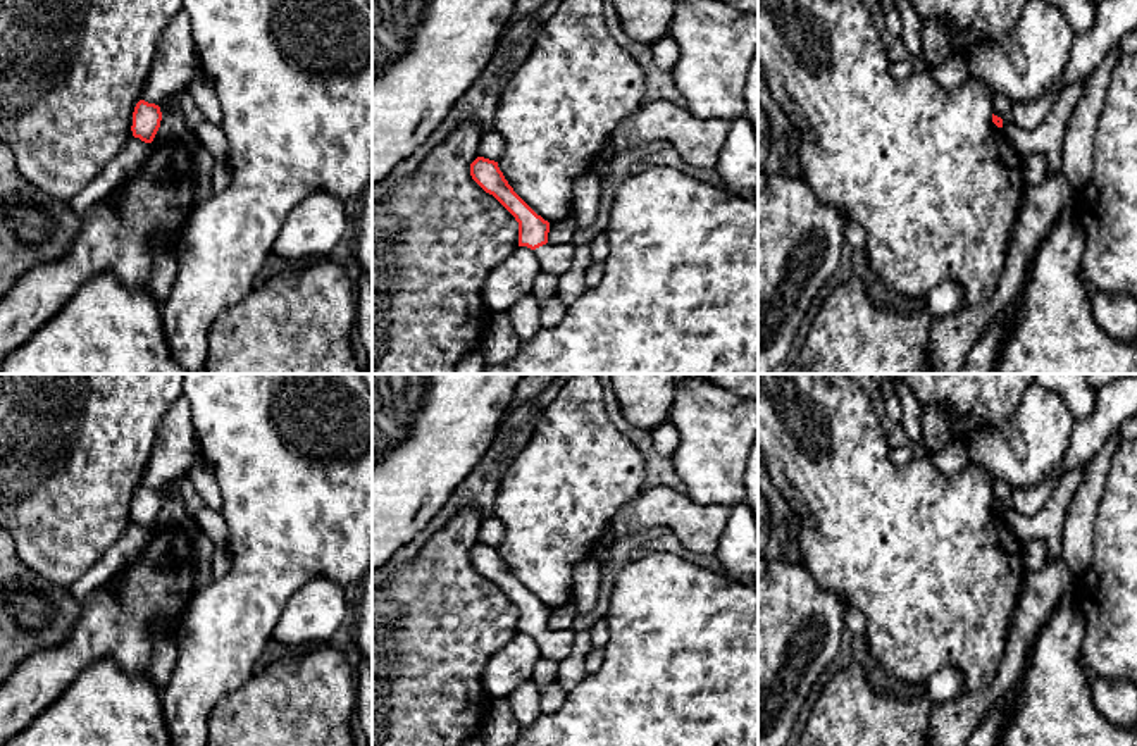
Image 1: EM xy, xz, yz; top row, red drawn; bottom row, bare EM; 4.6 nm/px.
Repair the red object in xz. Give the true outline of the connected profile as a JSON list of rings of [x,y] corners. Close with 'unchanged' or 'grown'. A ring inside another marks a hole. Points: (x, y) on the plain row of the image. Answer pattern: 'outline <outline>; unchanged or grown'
outline [[[477,543],[470,550],[472,565],[489,581],[493,581],[519,608],[519,632],[536,637],[541,656],[562,662],[575,641],[572,629],[551,631],[548,627],[550,608],[537,601],[508,570],[498,548]]]; grown

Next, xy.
outline [[[140,486],[133,498],[133,522],[140,524],[145,529],[152,529],[162,507],[160,493],[155,489],[148,489]]]; unchanged

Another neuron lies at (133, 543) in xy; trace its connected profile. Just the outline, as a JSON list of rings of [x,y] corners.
[[[131,522],[119,541],[110,546],[72,586],[69,586],[72,598],[83,605],[91,591],[109,582],[124,565],[143,555],[150,544],[150,538],[152,529]]]

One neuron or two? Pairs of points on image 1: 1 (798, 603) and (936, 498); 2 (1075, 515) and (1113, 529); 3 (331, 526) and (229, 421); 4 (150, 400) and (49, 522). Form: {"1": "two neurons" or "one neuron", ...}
{"1": "two neurons", "2": "two neurons", "3": "one neuron", "4": "one neuron"}

